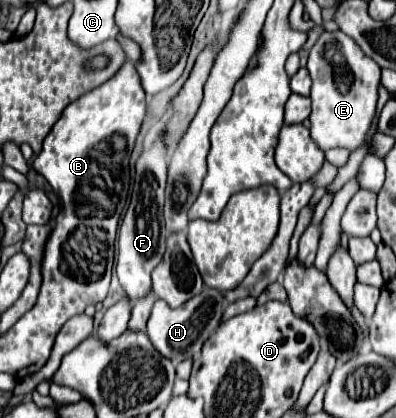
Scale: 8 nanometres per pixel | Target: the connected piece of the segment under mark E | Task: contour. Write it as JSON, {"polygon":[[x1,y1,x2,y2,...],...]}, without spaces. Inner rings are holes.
{"polygon":[[324,31,308,55,308,71,312,77,312,115,310,133,318,147,346,147,350,151,358,149,370,129,372,117,376,113,378,87,380,87,380,67,374,59,364,55,364,51,342,31]]}

